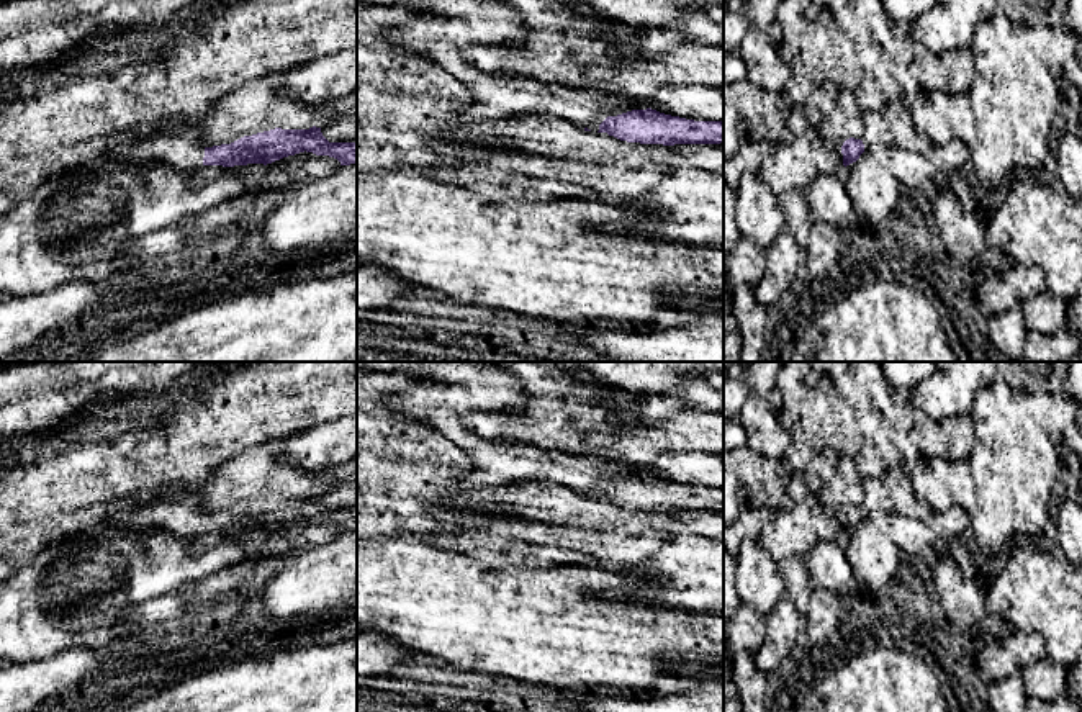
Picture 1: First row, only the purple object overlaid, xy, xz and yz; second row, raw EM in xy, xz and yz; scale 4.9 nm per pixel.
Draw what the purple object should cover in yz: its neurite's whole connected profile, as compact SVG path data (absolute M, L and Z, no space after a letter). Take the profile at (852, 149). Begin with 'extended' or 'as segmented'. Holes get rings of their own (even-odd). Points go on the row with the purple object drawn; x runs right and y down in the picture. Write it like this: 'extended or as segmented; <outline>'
as segmented; M850 137L841 146L843 154L843 165L850 165L859 159L859 155L864 152L864 144L861 139Z

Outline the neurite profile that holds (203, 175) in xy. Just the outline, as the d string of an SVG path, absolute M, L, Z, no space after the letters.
M201 165L190 172L190 187L193 190L203 188L205 185L216 180L226 167L223 165Z

